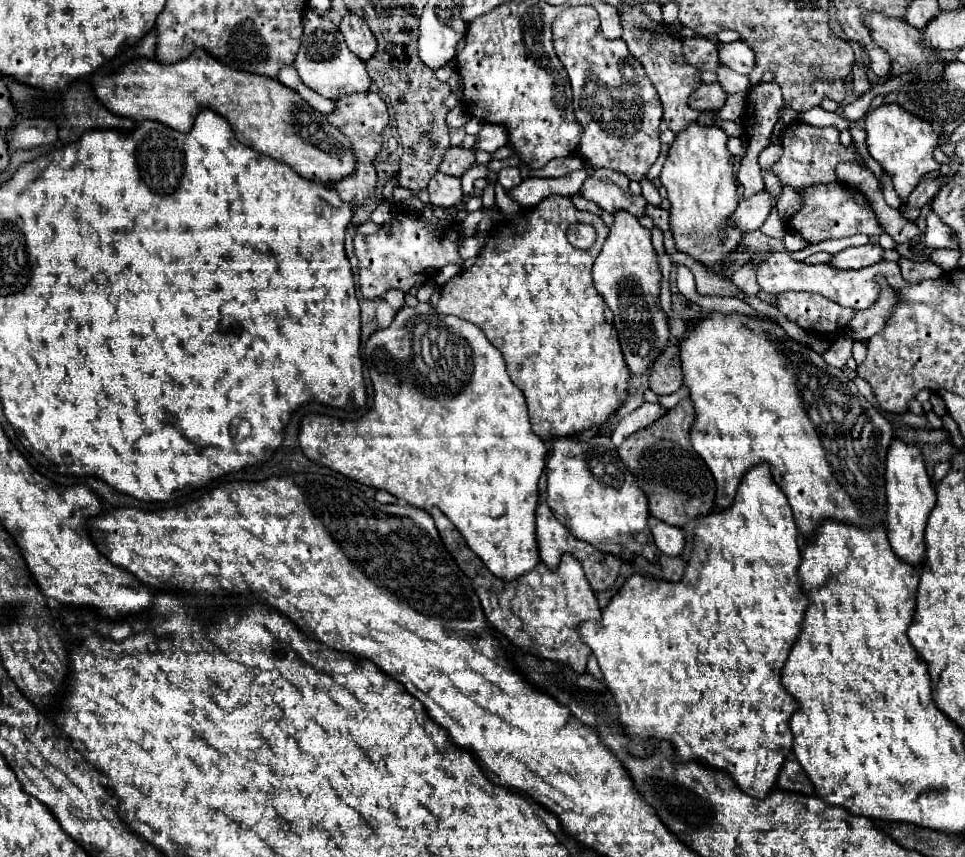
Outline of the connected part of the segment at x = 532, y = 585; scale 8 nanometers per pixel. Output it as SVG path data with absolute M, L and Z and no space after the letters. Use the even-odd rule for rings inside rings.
M431 509L431 517L435 519L435 525L447 551L453 555L461 571L471 579L491 627L503 633L523 653L529 651L535 657L569 665L579 675L585 673L591 649L581 641L577 627L583 621L601 619L601 609L579 563L571 555L563 555L563 561L557 571L551 571L545 563L539 563L525 575L513 581L503 581L495 577L483 565L483 561L467 547L457 527L439 509Z

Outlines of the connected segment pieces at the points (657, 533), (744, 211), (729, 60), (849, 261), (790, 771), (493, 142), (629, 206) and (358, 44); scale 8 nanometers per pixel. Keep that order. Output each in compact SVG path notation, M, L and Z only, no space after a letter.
M649 517L649 527L655 539L655 545L661 549L661 553L667 553L669 557L683 555L685 549L685 533L679 527L671 527L655 517Z
M763 189L761 193L755 193L749 199L741 199L731 221L735 225L739 225L745 233L755 231L765 223L771 209L775 207L775 203L777 203L777 199L769 191Z
M743 41L721 45L719 59L721 63L727 63L727 67L731 67L741 75L749 75L751 69L755 67L755 51Z
M863 245L863 247L849 247L835 255L831 255L829 265L835 269L861 269L873 265L881 259L883 249L879 245Z
M789 757L779 773L779 779L777 779L777 787L781 791L793 791L793 793L803 793L803 795L809 795L809 793L815 793L813 787L811 787L811 781L807 779L803 767L793 759Z
M485 123L483 129L477 133L477 141L473 145L473 151L495 153L503 145L507 145L507 131L503 131L503 127L495 127L495 125Z
M597 169L593 175L589 175L585 179L581 195L589 201L595 201L609 213L629 211L635 217L645 215L647 201L641 195L631 195L629 179L611 169Z
M347 13L341 21L341 33L345 37L347 47L361 59L367 61L375 55L377 51L377 41L375 35L371 33L371 29L367 27L367 23L363 19L359 19L353 13Z

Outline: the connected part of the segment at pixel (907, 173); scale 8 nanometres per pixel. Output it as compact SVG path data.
M891 103L871 109L865 115L865 131L871 157L881 163L885 173L889 173L893 187L903 203L927 173L941 169L941 163L933 159L939 137L929 123L923 123L923 119L915 119L915 115L907 115L907 111L903 111L899 105Z

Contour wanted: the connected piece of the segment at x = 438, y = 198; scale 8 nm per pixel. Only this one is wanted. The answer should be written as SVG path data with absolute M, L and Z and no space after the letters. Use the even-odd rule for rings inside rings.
M437 173L431 183L429 183L429 195L431 203L439 207L455 207L463 201L463 191L461 191L461 179L451 179L451 175Z

